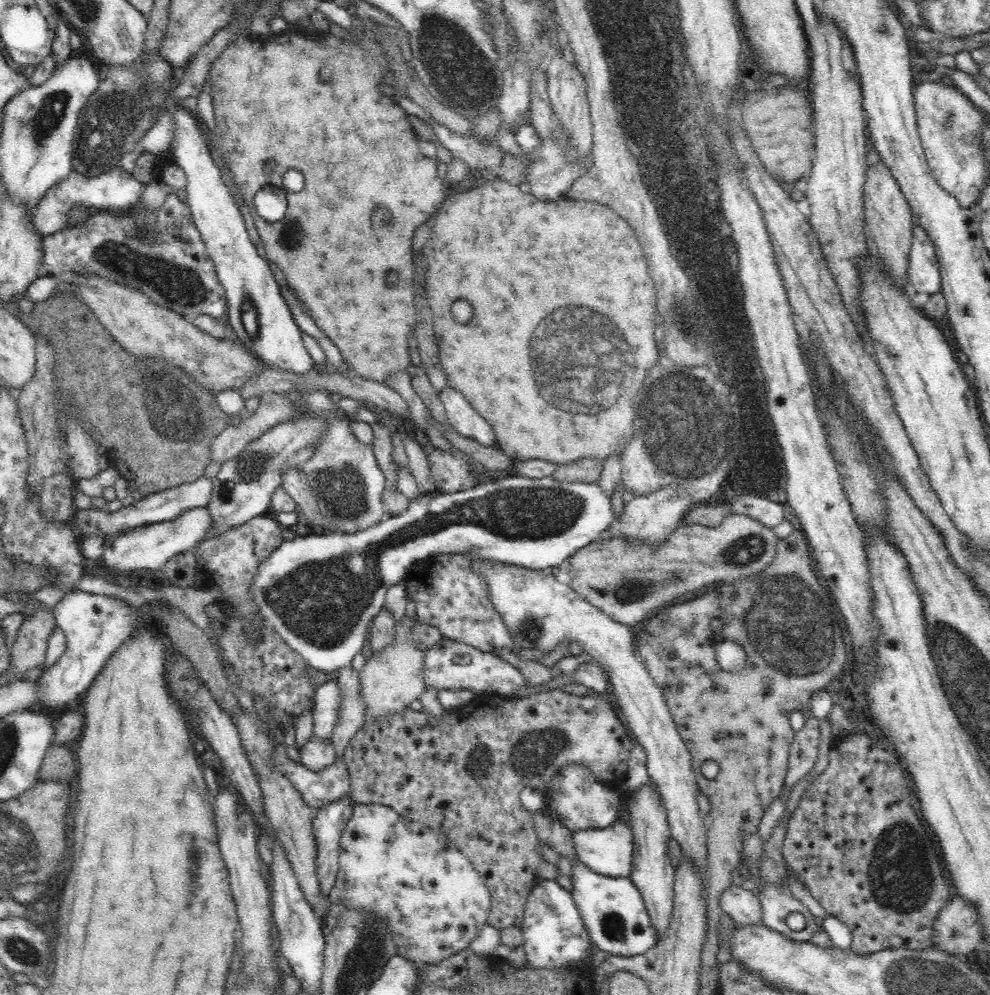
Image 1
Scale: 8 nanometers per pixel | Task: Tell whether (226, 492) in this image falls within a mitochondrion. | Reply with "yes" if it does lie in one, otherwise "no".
yes

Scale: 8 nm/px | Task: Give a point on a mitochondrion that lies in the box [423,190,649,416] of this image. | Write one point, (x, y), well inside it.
(565, 350)

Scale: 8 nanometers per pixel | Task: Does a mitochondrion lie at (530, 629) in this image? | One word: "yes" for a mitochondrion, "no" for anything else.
yes

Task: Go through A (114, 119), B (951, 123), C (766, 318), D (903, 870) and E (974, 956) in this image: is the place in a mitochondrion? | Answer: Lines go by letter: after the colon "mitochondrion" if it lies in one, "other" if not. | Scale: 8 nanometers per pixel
A: mitochondrion
B: mitochondrion
C: other
D: mitochondrion
E: mitochondrion

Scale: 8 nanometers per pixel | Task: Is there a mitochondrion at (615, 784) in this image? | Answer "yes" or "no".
no

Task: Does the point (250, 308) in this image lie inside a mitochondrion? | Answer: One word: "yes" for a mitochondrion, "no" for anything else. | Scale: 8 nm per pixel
yes

